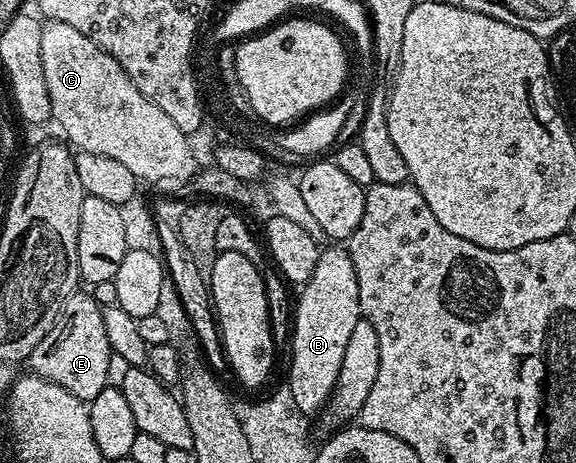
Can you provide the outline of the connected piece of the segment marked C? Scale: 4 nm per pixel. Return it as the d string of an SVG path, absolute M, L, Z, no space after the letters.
M48 20L41 29L40 35L40 59L43 62L44 83L47 85L48 98L51 99L52 120L57 121L62 131L65 133L65 138L76 150L95 155L105 155L108 158L116 159L118 163L122 163L129 168L131 174L135 175L138 182L142 184L151 183L152 187L161 192L161 195L175 195L188 182L189 184L194 180L194 177L199 171L199 162L193 159L193 156L184 142L183 132L179 127L175 126L170 118L162 110L146 99L145 95L135 87L135 83L131 82L130 77L120 67L119 63L111 55L107 55L95 42L87 35L83 35L81 31L70 27L67 23L59 23L58 21Z

